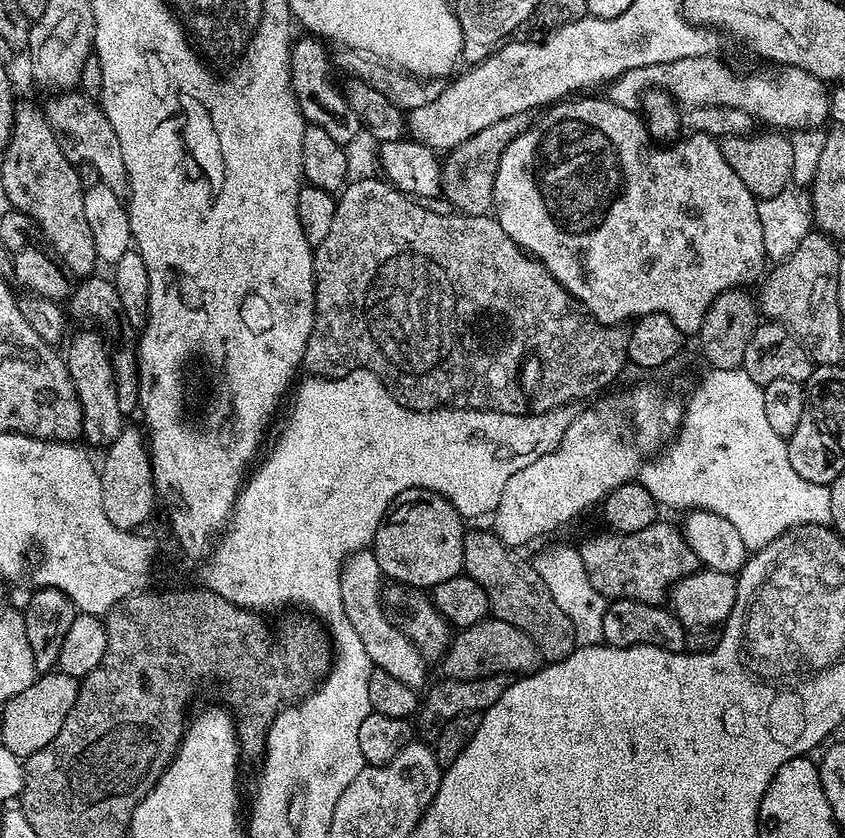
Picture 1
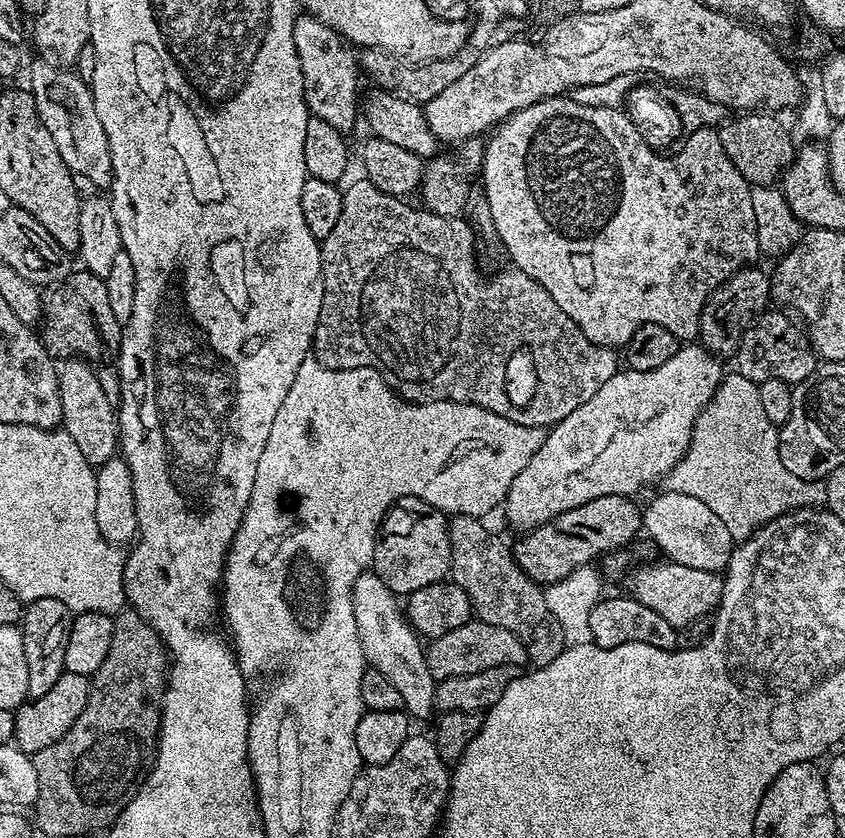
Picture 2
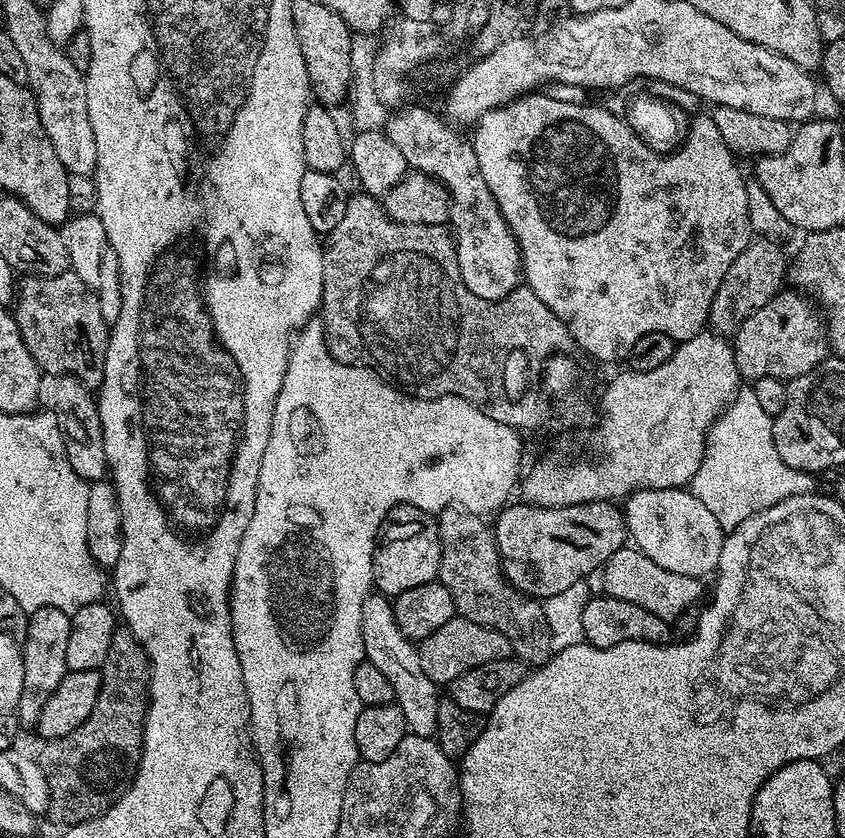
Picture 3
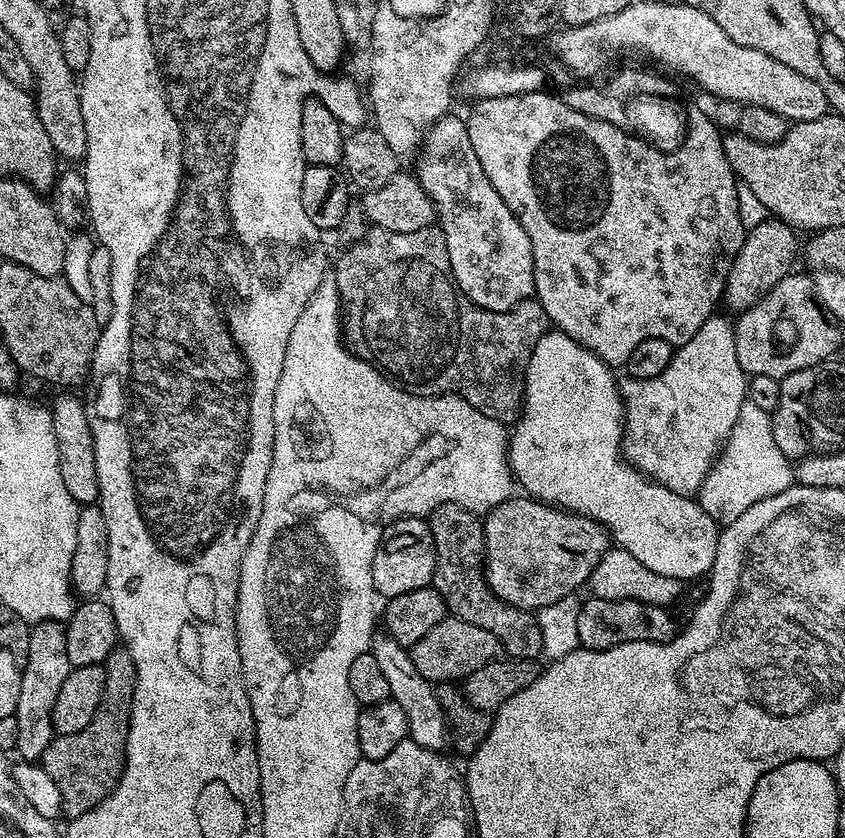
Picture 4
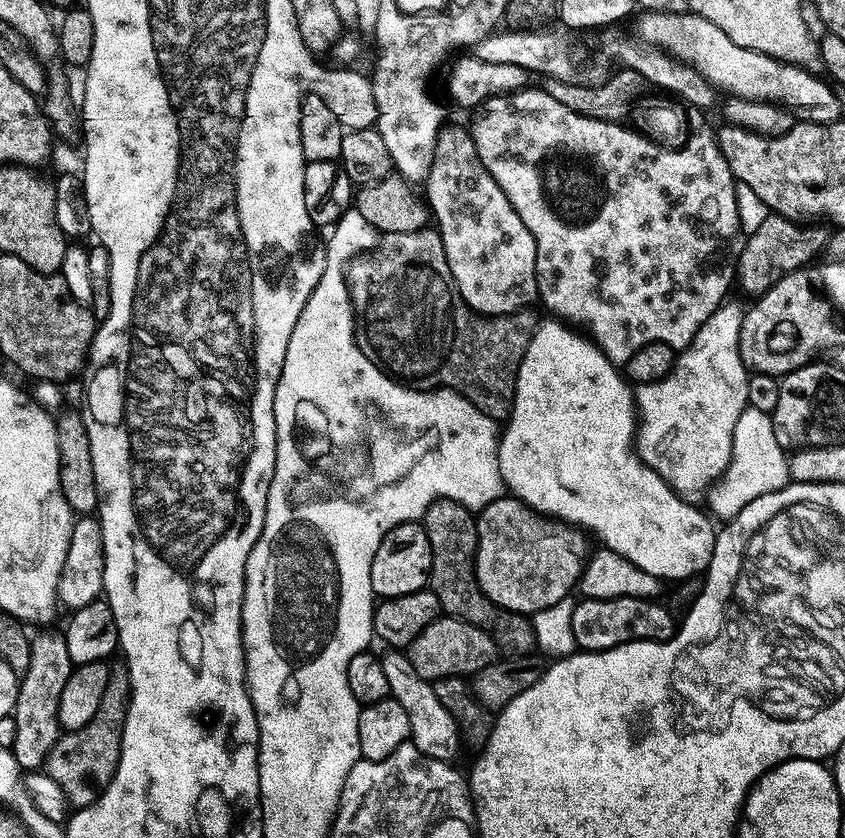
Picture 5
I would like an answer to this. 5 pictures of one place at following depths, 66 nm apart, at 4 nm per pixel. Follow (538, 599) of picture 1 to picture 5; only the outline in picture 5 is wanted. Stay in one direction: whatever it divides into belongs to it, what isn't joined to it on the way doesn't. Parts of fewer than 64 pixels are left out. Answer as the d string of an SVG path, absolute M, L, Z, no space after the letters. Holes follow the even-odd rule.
M435 500L426 510L423 521L426 538L430 538L432 565L428 582L430 590L438 598L443 615L478 626L496 644L501 653L512 658L527 656L536 648L529 617L519 612L506 612L497 608L482 594L474 575L474 555L476 553L476 525L469 509L453 500Z

